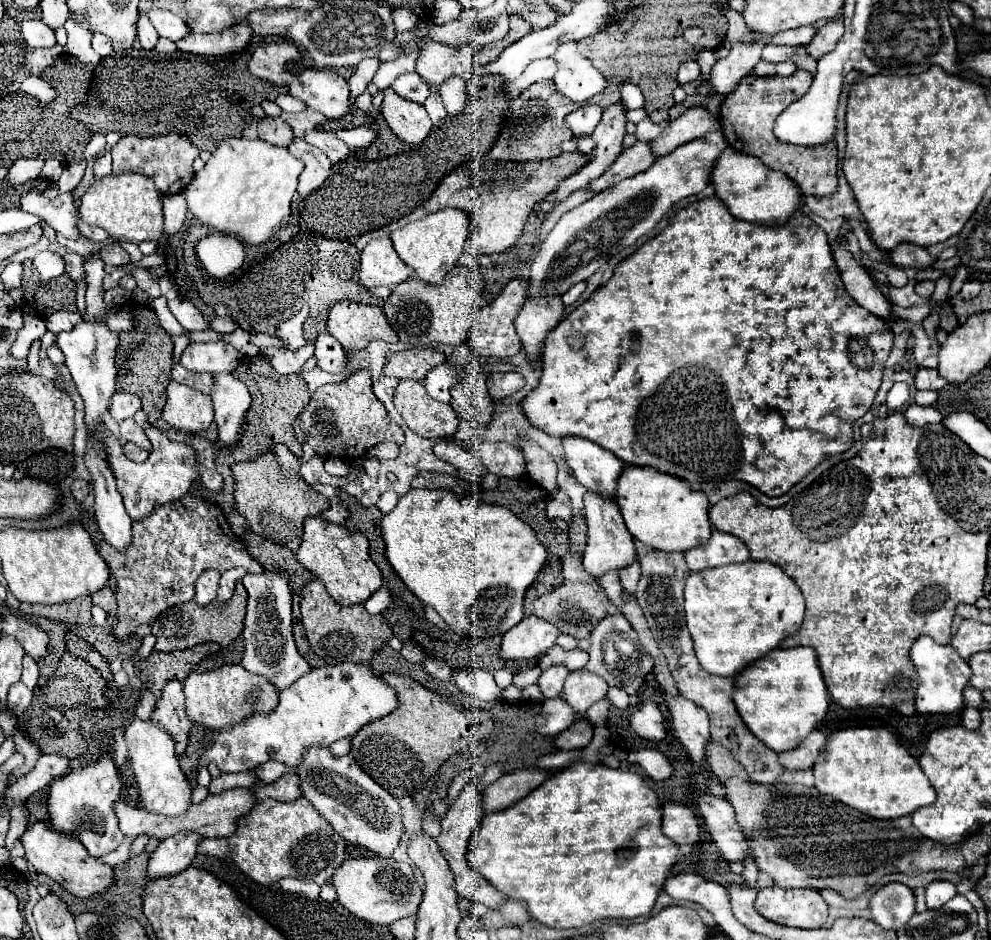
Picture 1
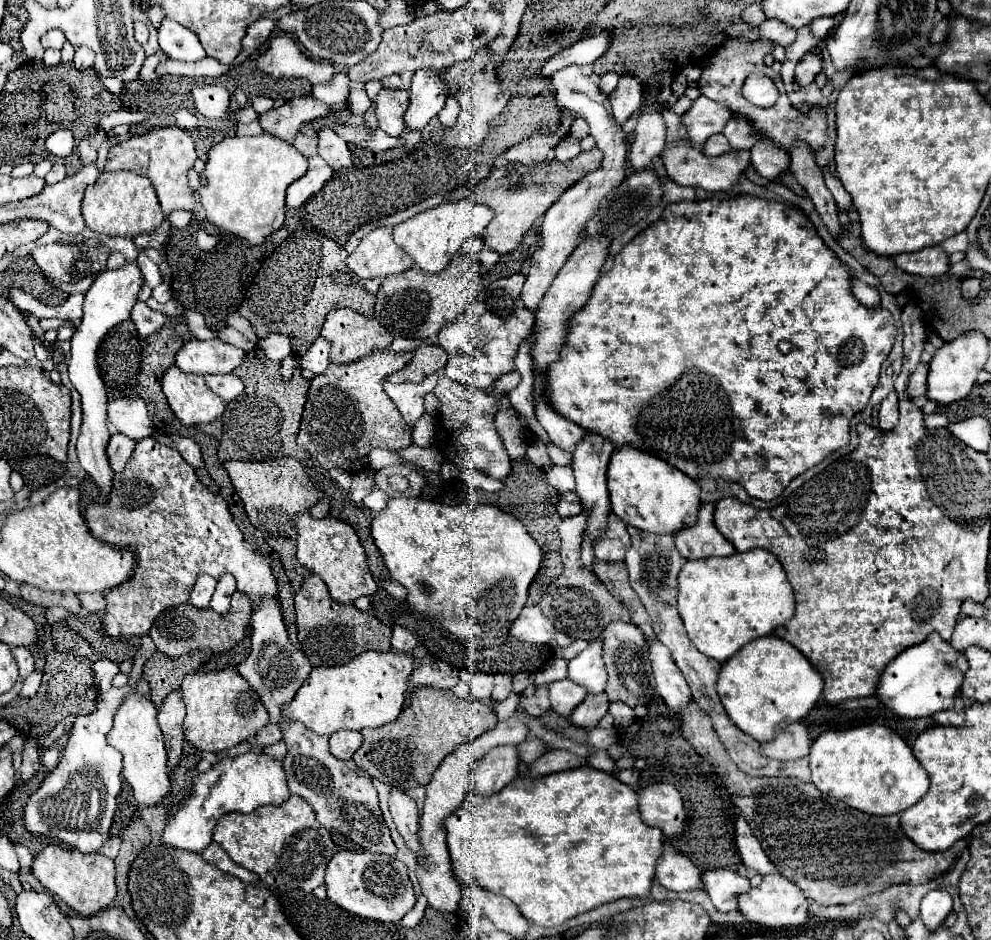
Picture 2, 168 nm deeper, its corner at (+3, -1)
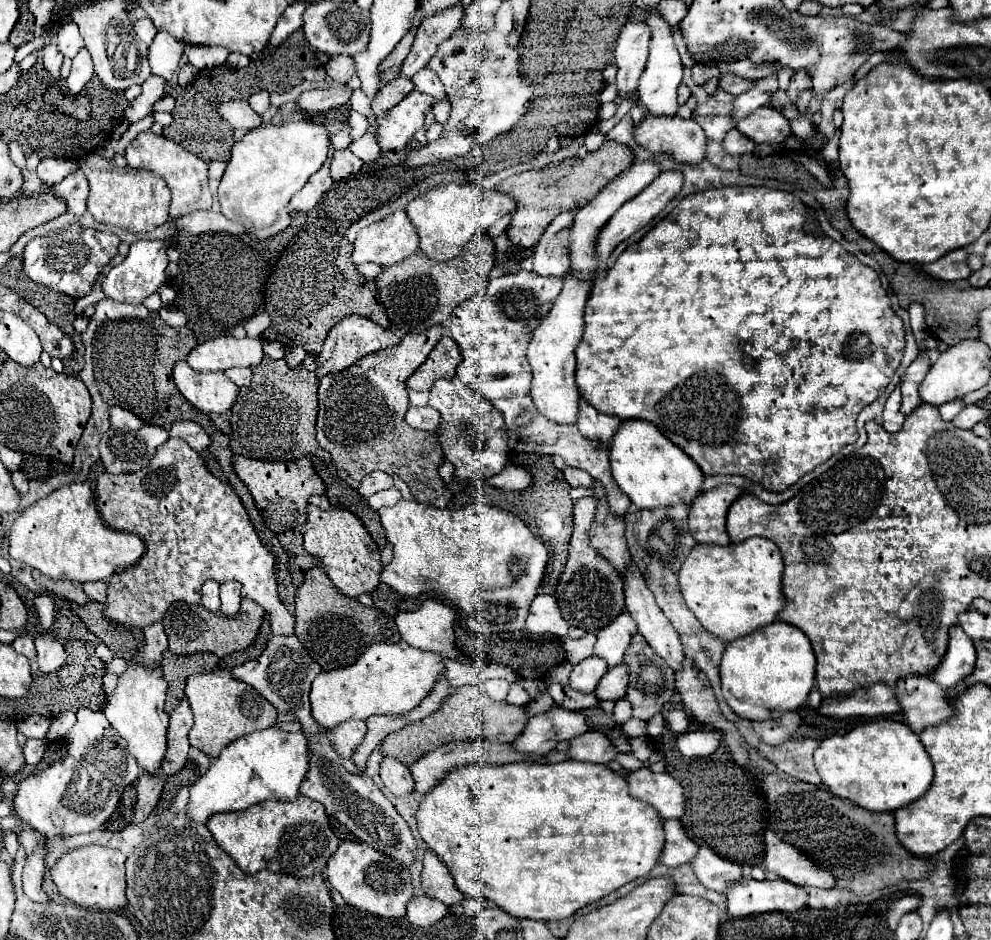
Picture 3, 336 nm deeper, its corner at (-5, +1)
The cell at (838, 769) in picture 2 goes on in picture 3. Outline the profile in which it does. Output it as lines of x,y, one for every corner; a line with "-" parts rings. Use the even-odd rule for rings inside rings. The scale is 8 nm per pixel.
881,719
881,721
869,721
861,723
855,729
851,729
845,735
831,735
825,737
815,751
815,767
821,777
821,783
831,789
833,795
849,799
857,803
863,809
869,811
895,811
899,807
905,807
907,803
915,801
923,793
927,793
931,781
933,781
933,765
931,757
925,751
923,743
919,737
903,723
891,721
891,719

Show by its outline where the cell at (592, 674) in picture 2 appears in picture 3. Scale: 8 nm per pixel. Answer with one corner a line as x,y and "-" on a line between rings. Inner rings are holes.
623,611
623,615
613,619
607,627
603,627
597,633
595,655
607,659
609,667
615,667
615,663
619,663
623,659
623,655
637,631
639,629
637,629
635,619
627,611

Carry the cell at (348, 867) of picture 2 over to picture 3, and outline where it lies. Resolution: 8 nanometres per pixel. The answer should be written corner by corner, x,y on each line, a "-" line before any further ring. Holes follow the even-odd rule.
361,841
339,843
337,851
327,861
325,873
331,887
335,887
349,905
375,913
379,917
403,917
405,907
413,897
409,869

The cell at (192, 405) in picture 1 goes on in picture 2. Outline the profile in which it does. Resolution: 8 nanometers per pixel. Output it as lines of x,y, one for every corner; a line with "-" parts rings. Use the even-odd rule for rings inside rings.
169,367
161,385
171,411
187,427
211,423
225,411
223,401
207,389
203,375
191,375
177,367

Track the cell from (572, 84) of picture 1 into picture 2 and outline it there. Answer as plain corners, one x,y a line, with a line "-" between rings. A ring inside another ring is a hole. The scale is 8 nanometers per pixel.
569,65
551,77
551,85
555,87
555,93
557,93
555,95
557,105
573,111
575,115
583,117
589,123
591,137
595,137
597,149
603,151
603,161
597,171
587,173
583,179
579,179
575,185
571,185
543,215
541,247
531,257
531,271
529,271
523,291
521,291
521,301
525,303
525,307
529,311
537,311
537,307
543,301
545,293
549,291
553,279
557,277
559,269
565,265
567,257
577,247
575,237
579,237
579,229
583,229
585,221
589,221
591,215
595,215
595,209
599,209
599,201
607,195
607,191
611,191
611,185
619,185
619,181
623,181
625,159
627,159
625,133
611,113
609,95
605,95
601,91
601,87
595,83
595,79
591,75
583,73
583,69
577,65

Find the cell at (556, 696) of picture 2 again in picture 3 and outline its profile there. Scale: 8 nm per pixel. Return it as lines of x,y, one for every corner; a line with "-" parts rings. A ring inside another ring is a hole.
591,655
587,659
583,659
581,663
577,663
573,667
573,673
571,673
571,679
569,679
569,685
573,689
579,689
579,691
595,691
599,679
605,675
607,671
607,663
605,659
599,659
597,655

